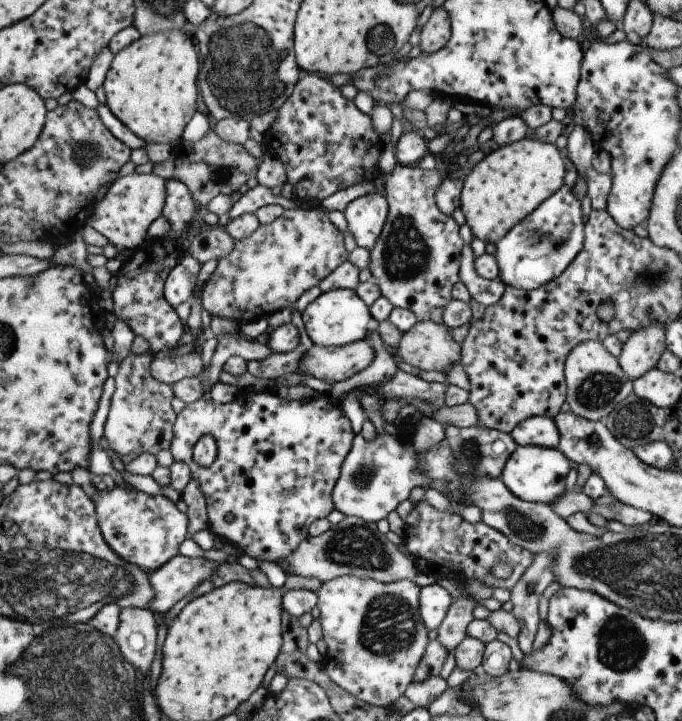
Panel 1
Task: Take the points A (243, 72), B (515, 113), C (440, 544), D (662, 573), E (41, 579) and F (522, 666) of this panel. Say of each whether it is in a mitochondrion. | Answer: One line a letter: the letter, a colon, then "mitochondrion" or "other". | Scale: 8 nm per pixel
A: mitochondrion
B: other
C: other
D: mitochondrion
E: mitochondrion
F: other

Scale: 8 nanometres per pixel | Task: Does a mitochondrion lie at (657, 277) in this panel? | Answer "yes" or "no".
yes

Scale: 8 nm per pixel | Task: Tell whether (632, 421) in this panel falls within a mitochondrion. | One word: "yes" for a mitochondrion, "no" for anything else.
yes

